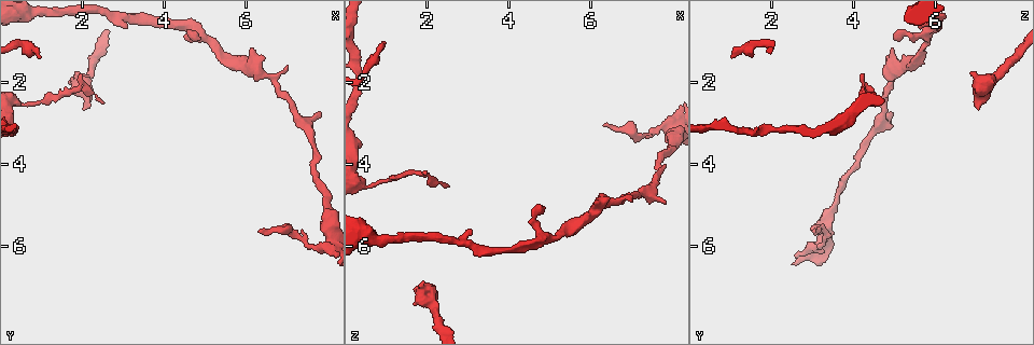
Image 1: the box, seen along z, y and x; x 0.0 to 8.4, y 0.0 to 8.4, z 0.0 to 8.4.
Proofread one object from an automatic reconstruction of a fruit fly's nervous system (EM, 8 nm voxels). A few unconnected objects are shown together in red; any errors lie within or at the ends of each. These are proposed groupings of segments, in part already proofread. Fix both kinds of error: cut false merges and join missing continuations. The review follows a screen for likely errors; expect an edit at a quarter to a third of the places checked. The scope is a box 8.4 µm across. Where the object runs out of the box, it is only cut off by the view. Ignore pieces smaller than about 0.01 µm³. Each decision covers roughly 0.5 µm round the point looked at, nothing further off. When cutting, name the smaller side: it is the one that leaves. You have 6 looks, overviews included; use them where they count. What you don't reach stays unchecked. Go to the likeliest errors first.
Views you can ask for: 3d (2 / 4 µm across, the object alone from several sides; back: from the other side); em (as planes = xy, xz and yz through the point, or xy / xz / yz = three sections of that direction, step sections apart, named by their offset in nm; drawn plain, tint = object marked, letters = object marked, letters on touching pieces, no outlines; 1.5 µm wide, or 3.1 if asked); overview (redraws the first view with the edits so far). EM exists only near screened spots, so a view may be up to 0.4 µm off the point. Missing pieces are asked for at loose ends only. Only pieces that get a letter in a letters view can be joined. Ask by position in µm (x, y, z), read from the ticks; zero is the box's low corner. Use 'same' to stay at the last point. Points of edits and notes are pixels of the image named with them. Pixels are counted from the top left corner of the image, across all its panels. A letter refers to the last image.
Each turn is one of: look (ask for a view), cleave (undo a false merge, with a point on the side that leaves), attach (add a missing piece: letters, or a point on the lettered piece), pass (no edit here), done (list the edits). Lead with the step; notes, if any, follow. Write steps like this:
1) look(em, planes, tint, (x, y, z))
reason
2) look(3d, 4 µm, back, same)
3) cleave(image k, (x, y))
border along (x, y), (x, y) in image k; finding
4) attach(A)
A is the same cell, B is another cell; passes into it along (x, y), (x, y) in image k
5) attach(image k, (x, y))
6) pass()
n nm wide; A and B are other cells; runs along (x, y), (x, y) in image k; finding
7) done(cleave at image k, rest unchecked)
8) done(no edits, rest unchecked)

look(3d, 2 µm, (2.00, 2.65, 7.05))
free end

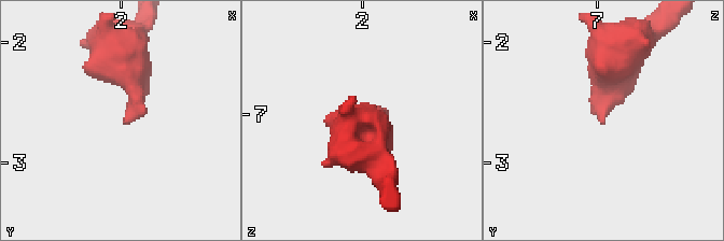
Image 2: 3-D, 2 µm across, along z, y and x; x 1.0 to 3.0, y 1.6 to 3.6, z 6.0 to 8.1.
look(em, planes, letters, (2.04, 2.64, 7.04))

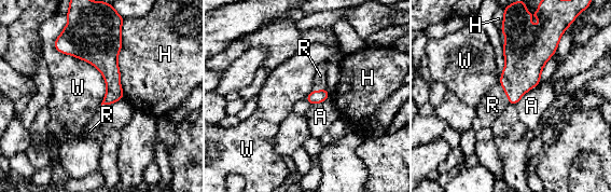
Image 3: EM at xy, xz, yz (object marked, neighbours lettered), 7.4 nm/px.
attach(R)
W touches over 600 nm; R is the same cell, A, H and W are other cells; passes into it along (524, 65), (504, 92), (493, 105) in image 3; the neuron continues

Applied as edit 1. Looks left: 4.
look(overview)

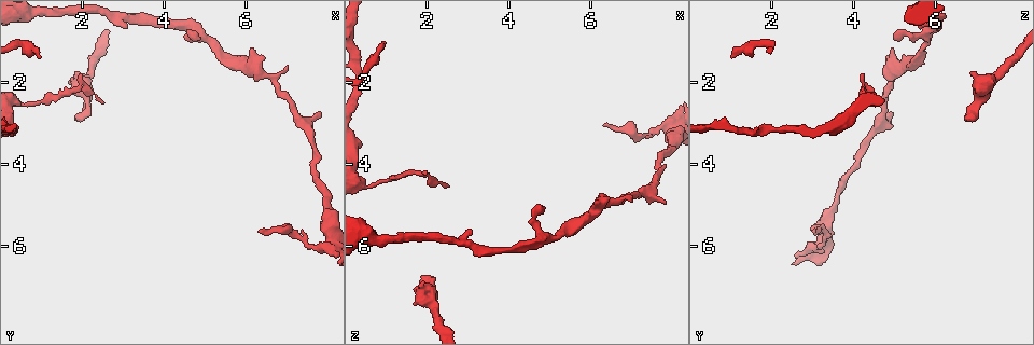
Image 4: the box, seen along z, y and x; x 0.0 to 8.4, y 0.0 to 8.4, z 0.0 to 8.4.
look(3d, 2 µm, (7.55, 6.00, 3.20))
sharp bend

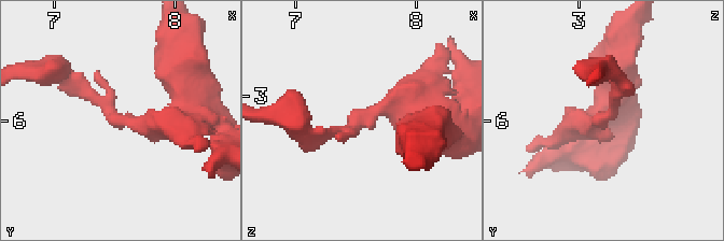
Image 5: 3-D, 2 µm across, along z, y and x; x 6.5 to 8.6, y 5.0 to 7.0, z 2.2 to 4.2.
look(em, planes, letters, (7.56, 6.02, 3.16))

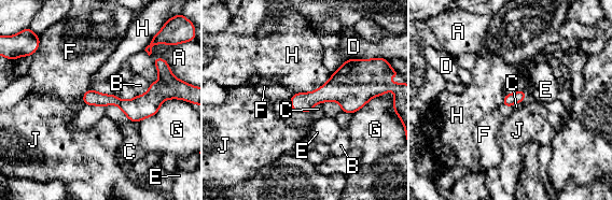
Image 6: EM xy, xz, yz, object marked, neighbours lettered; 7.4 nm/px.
pass()
G touches over 320 nm; A, B, C, D, E, F, G, H and J are other cells; border along (88, 88), (82, 100), (101, 108) in image 6; all the same neuron

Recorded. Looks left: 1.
done(attach at image 3, rest unchecked)

